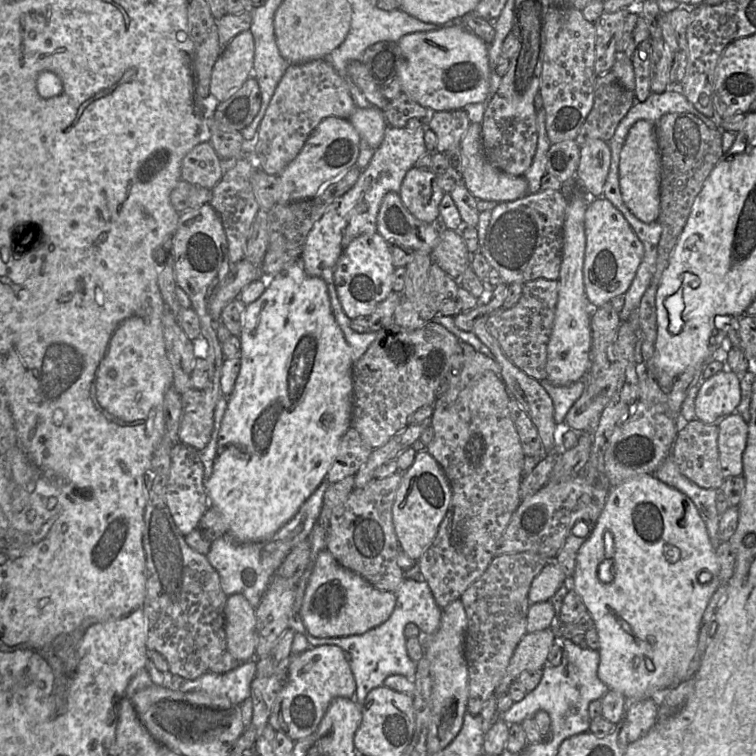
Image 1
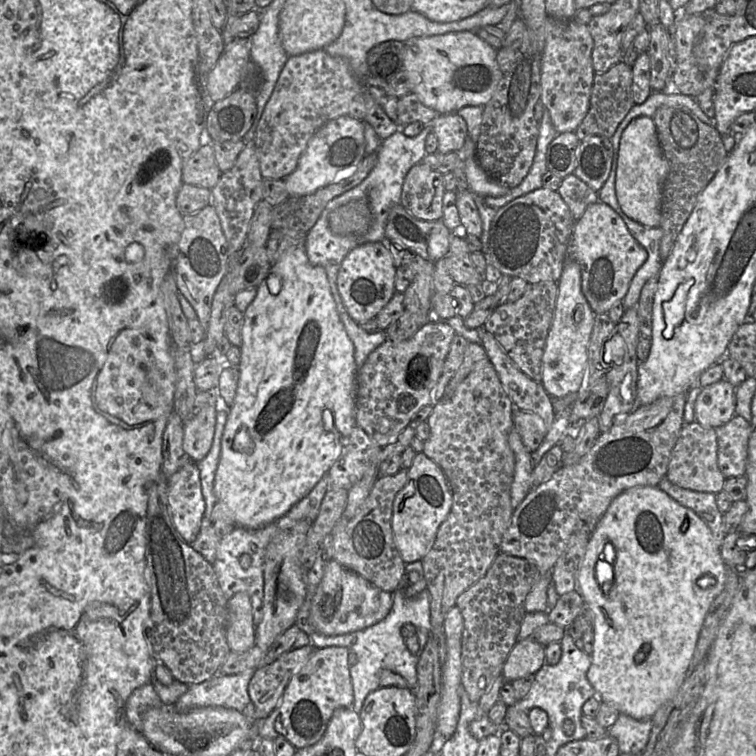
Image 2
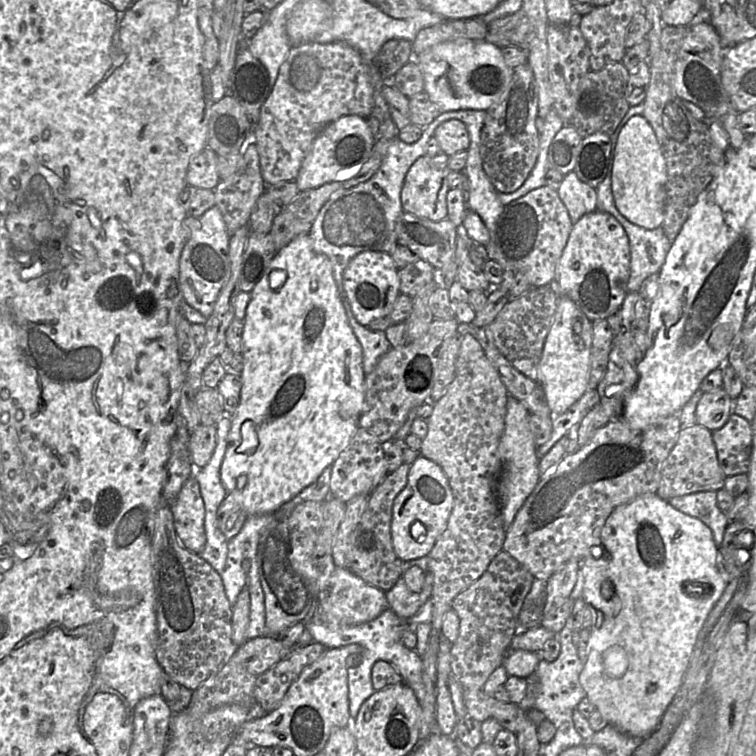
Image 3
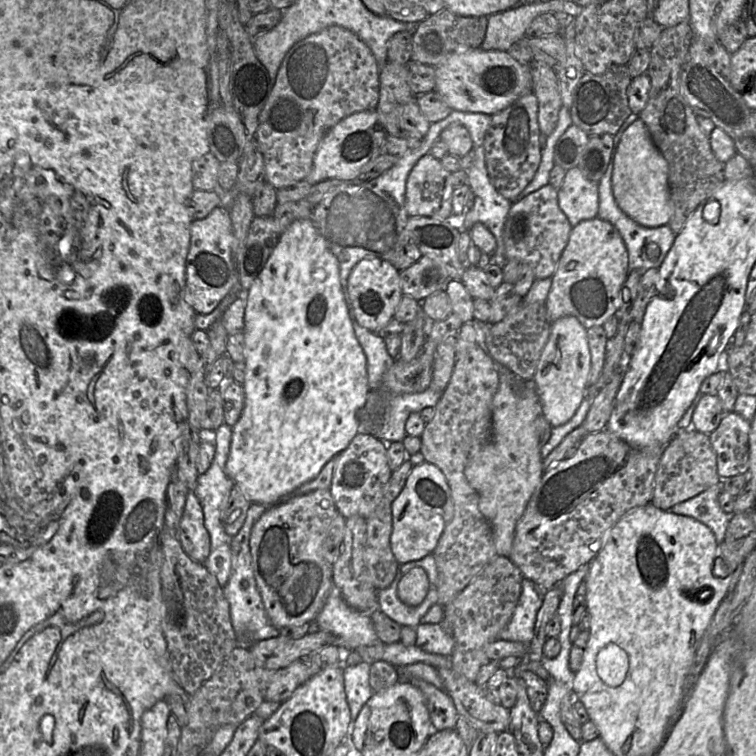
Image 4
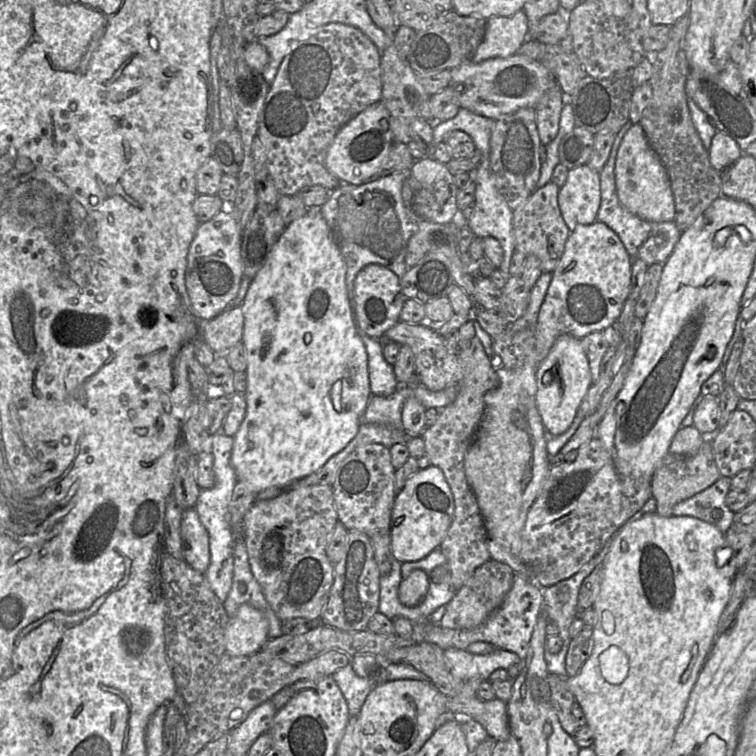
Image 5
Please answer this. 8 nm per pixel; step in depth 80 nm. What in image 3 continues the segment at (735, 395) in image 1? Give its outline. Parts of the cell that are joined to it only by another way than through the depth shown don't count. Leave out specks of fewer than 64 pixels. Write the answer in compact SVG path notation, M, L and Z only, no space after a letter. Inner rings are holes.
M723 387L704 392L696 407L696 423L711 432L722 428L734 413L733 403Z

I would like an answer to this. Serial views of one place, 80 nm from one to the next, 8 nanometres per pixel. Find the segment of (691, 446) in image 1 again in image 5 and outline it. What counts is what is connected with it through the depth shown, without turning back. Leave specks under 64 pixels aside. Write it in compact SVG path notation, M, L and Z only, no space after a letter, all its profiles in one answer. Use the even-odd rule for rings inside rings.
M708 439L702 443L698 452L692 456L677 455L668 452L651 479L651 495L656 500L656 513L662 517L671 516L672 509L677 503L707 489L720 477L711 442Z

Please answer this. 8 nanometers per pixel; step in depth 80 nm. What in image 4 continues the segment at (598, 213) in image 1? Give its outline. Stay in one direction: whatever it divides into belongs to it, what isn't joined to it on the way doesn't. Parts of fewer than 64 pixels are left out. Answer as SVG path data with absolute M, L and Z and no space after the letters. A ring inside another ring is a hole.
M597 216L572 227L545 301L548 320L554 323L561 317L574 316L587 330L593 326L603 326L610 317L617 314L623 304L622 288L629 274L628 262L626 245L618 230L610 222Z

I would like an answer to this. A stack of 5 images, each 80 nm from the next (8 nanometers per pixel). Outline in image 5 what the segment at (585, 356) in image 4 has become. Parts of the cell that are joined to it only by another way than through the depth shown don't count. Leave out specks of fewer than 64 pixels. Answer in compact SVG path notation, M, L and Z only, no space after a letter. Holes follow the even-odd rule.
M570 334L557 337L536 372L536 402L548 435L558 436L571 426L577 410L592 384L588 357L581 339Z

